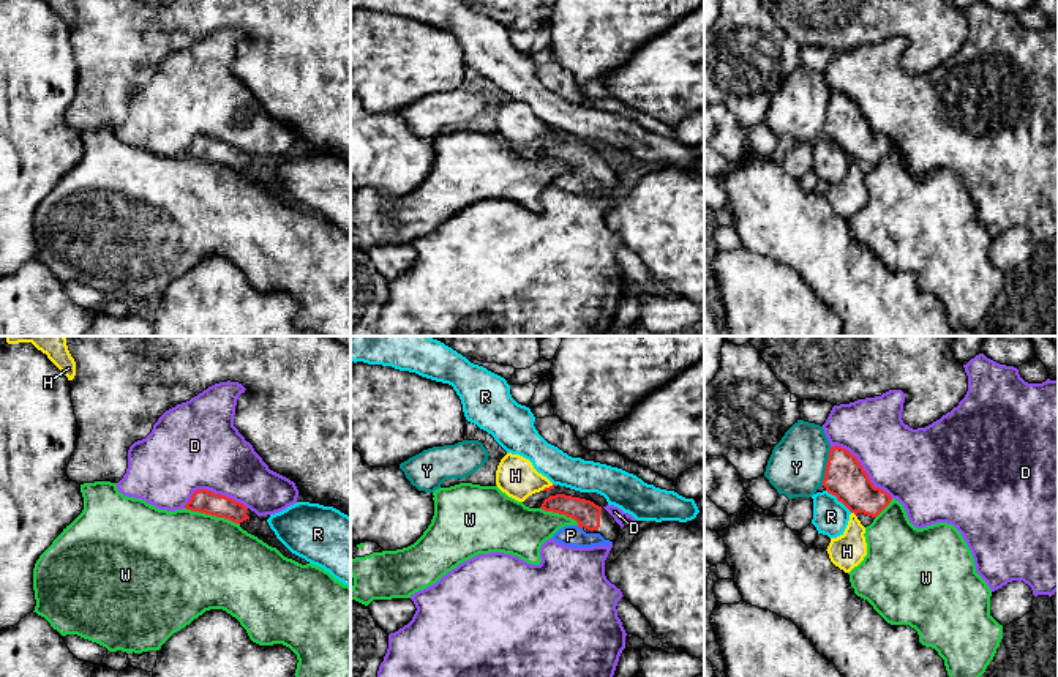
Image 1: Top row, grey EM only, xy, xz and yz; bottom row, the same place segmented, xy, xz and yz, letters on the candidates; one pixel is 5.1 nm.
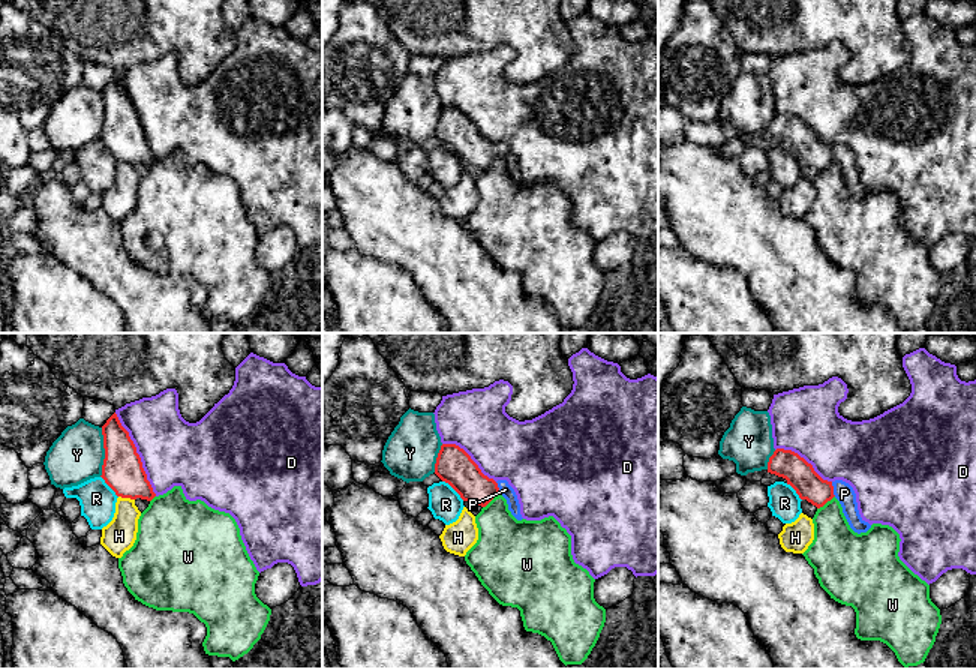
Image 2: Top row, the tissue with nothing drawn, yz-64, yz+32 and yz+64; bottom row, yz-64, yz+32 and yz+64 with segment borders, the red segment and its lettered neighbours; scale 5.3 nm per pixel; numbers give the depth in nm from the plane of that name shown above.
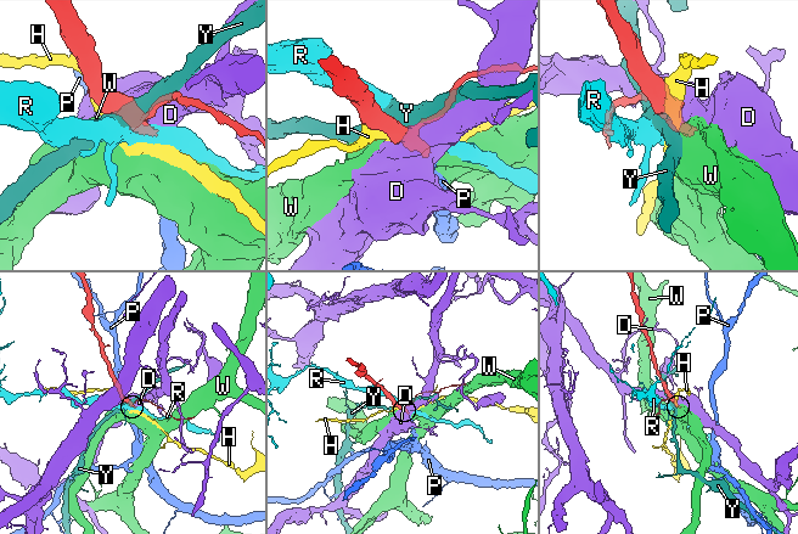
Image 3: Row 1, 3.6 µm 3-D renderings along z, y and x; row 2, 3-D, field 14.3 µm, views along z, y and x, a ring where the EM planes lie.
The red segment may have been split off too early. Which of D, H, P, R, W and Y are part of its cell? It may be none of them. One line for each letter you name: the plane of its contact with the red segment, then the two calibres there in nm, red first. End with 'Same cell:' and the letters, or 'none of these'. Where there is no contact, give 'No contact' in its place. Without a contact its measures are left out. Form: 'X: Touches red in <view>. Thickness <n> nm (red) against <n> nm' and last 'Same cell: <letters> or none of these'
P: Touches red in xz. Thickness 140 nm (red) against 110 nm
Same cell: P

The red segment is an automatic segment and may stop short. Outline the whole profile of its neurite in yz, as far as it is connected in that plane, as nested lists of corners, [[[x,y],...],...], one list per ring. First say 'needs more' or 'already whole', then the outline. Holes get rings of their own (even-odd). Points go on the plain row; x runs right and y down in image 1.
already whole | [[[831,93],[823,133],[851,159],[876,164],[892,144],[875,134],[856,103],[842,93]]]

